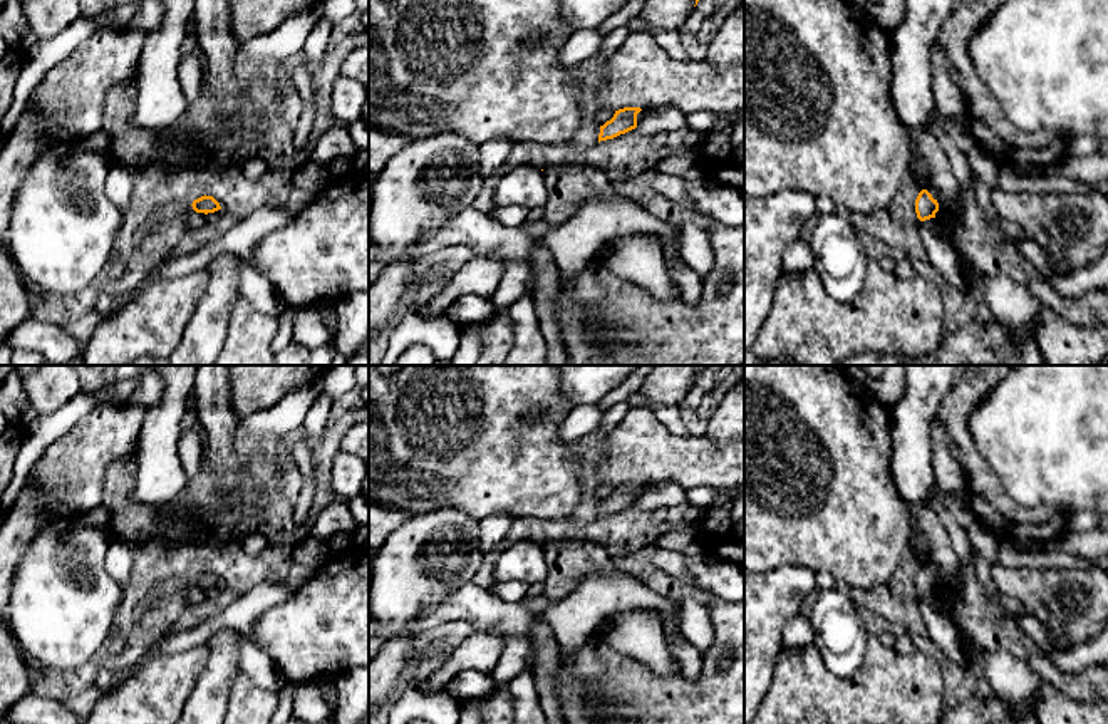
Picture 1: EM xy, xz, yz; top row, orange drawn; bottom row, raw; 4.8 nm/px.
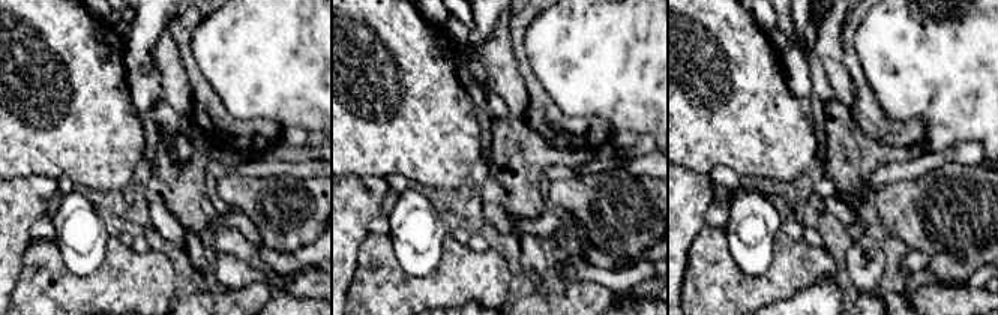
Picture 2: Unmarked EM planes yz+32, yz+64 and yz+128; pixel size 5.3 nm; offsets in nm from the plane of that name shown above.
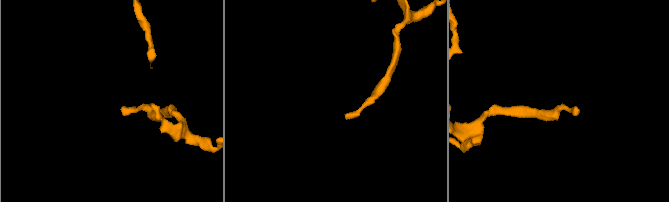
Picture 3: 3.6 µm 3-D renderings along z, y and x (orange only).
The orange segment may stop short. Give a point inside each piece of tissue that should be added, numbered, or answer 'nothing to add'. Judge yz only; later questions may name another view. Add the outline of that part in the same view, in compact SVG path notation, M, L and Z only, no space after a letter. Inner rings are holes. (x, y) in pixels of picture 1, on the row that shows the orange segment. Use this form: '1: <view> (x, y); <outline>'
1: yz (984, 247); M972 174L972 188L959 188L959 196L952 201L945 201L939 191L922 183L922 189L927 189L939 203L935 218L949 230L952 236L952 246L962 253L979 272L987 277L1009 277L1016 283L1026 287L1043 305L1056 310L1059 315L1076 325L1108 325L1108 290L1091 290L1081 297L1061 297L1046 280L1044 275L1014 246L999 230L992 228L974 191L976 178Z

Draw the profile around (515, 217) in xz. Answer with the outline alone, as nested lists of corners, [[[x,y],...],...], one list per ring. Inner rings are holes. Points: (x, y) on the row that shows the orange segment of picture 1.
[[[494,206],[489,215],[505,226],[521,228],[528,218],[528,211],[521,206]]]

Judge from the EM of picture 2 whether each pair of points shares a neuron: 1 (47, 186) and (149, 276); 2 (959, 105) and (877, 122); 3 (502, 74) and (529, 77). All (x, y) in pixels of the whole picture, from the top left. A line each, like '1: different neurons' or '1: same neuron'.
1: different neurons
2: different neurons
3: different neurons

